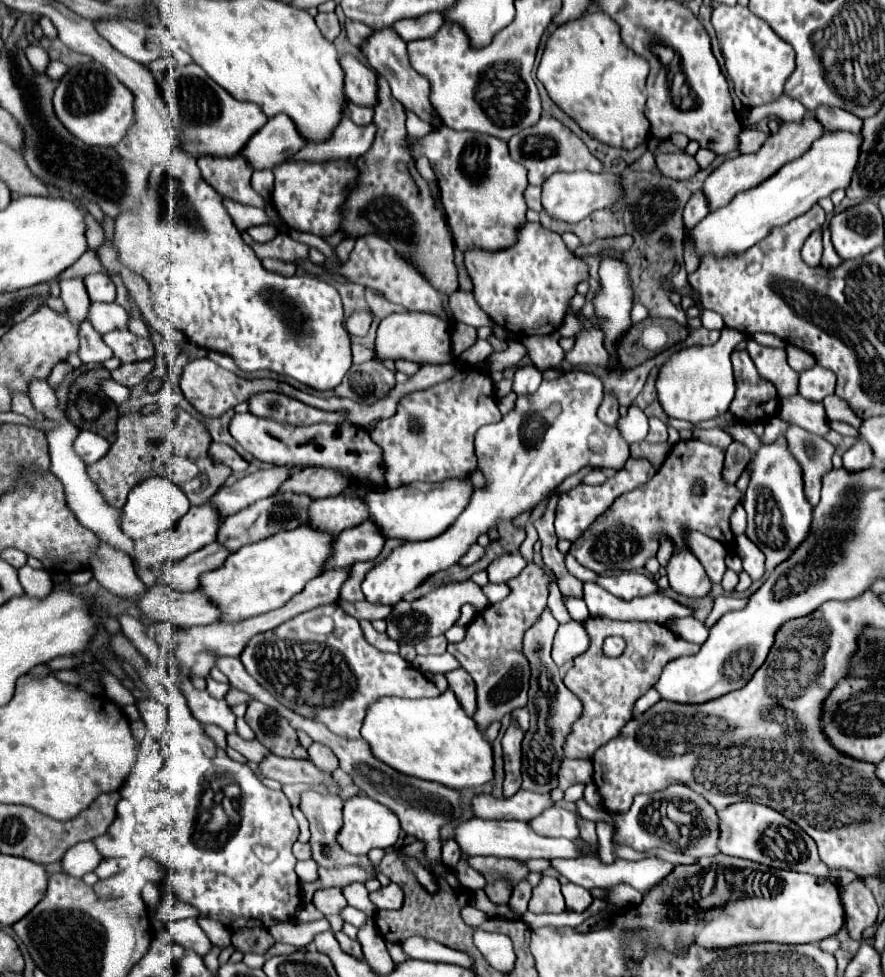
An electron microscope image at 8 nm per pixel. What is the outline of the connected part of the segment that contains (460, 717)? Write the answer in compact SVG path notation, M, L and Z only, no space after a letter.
M452 691L434 699L378 699L368 707L362 737L380 761L404 775L444 783L452 789L480 787L494 779L492 745L478 731L476 721L458 705Z

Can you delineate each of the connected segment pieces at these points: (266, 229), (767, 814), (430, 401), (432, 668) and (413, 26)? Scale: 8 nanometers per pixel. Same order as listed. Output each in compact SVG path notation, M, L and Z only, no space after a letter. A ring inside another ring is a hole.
M258 225L258 227L250 227L248 235L254 239L254 243L268 243L278 235L278 231L276 227L270 225Z
M734 803L718 813L720 817L720 851L730 857L750 859L774 869L790 869L800 873L812 873L818 877L828 877L830 869L820 861L814 839L800 831L796 823L780 815L778 811L758 805L758 803Z
M468 369L460 379L448 379L430 389L408 393L398 401L396 415L382 419L370 433L384 455L384 481L388 489L402 487L414 481L444 481L450 477L464 477L476 467L474 435L482 425L500 419L496 405L494 383L488 373ZM440 455L440 459L432 459Z
M450 653L416 657L412 663L418 665L418 669L422 669L422 671L430 671L430 673L448 673L448 671L454 671L454 669L460 667L460 663L458 663Z
M426 13L426 15L416 17L416 19L396 21L392 27L398 31L398 35L402 39L412 41L412 39L424 39L428 35L434 35L442 25L444 25L442 13Z

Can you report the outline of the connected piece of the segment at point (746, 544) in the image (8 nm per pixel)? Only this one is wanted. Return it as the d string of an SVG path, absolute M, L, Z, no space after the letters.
M738 535L734 541L734 551L742 559L742 569L752 577L752 581L758 581L764 577L764 553L748 541L746 535Z

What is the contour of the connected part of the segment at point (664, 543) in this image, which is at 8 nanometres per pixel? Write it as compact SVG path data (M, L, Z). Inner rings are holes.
M660 535L660 549L656 554L657 560L659 561L661 567L666 567L673 551L673 543L670 541L669 537L666 535Z

